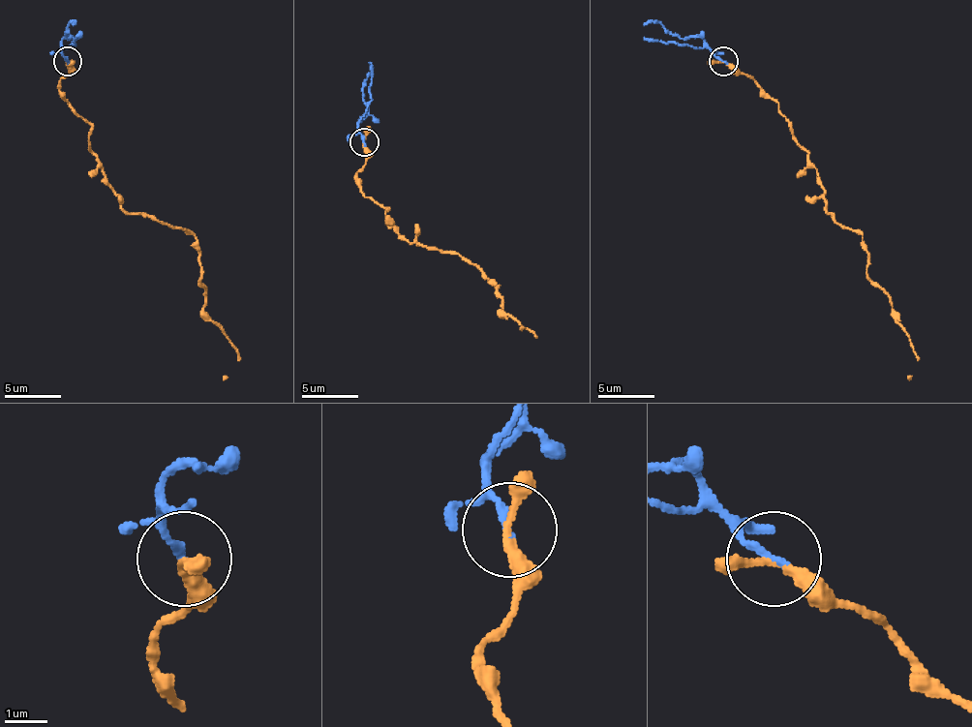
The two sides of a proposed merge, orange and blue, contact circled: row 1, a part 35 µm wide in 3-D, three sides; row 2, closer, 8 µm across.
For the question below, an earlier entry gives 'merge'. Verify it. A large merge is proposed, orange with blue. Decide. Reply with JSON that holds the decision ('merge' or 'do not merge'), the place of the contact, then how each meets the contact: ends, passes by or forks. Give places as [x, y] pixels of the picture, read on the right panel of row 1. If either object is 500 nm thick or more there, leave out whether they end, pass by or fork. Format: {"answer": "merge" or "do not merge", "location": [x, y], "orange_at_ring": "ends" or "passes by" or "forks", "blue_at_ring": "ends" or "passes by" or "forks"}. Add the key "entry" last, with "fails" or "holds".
{"answer": "merge", "location": [723, 61], "orange_at_ring": "passes by", "blue_at_ring": "ends", "entry": "holds"}

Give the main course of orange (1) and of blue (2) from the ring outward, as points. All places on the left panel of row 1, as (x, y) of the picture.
1: (67, 62), (61, 96), (92, 127), (89, 150), (126, 212), (197, 240), (202, 311), (236, 350), (223, 379)
2: (67, 62), (61, 50), (73, 25)

